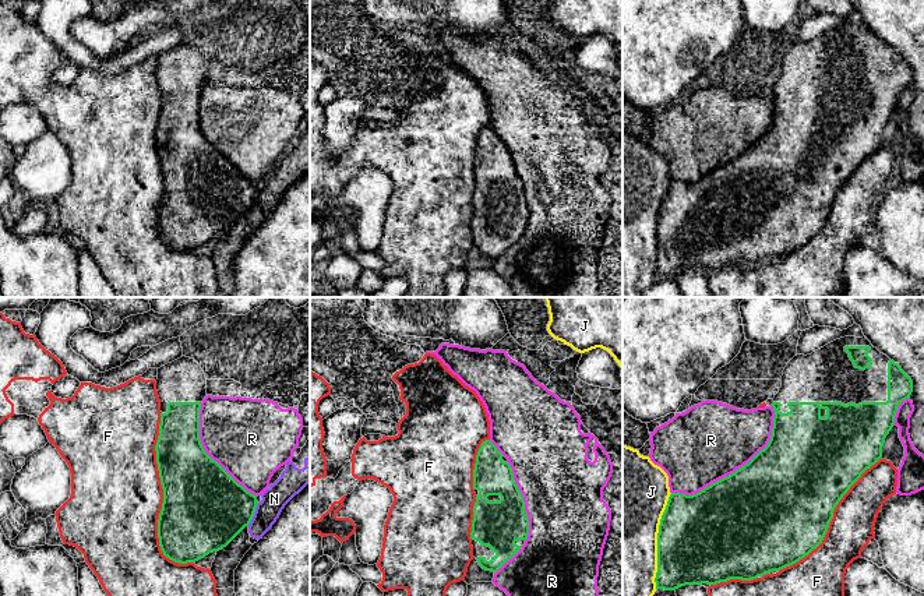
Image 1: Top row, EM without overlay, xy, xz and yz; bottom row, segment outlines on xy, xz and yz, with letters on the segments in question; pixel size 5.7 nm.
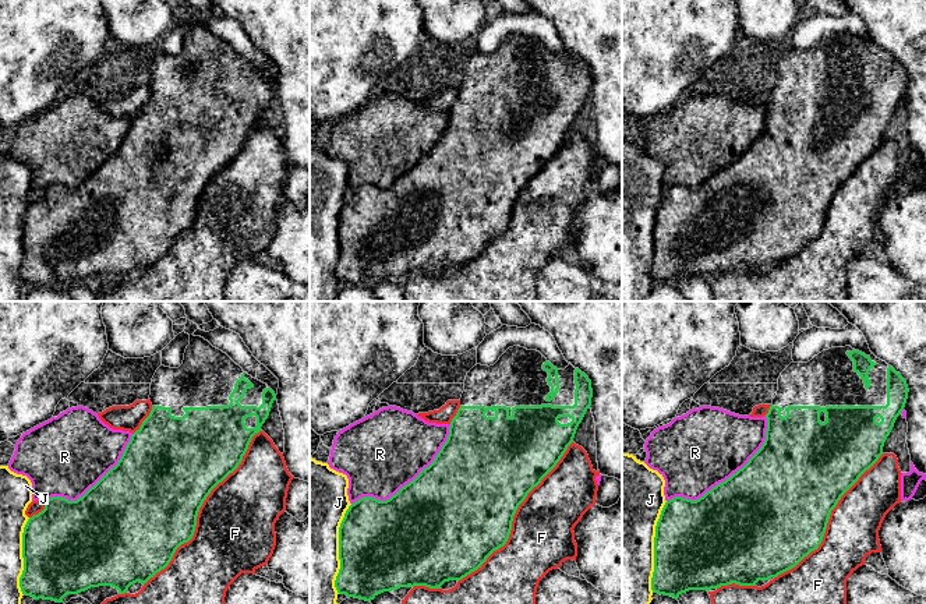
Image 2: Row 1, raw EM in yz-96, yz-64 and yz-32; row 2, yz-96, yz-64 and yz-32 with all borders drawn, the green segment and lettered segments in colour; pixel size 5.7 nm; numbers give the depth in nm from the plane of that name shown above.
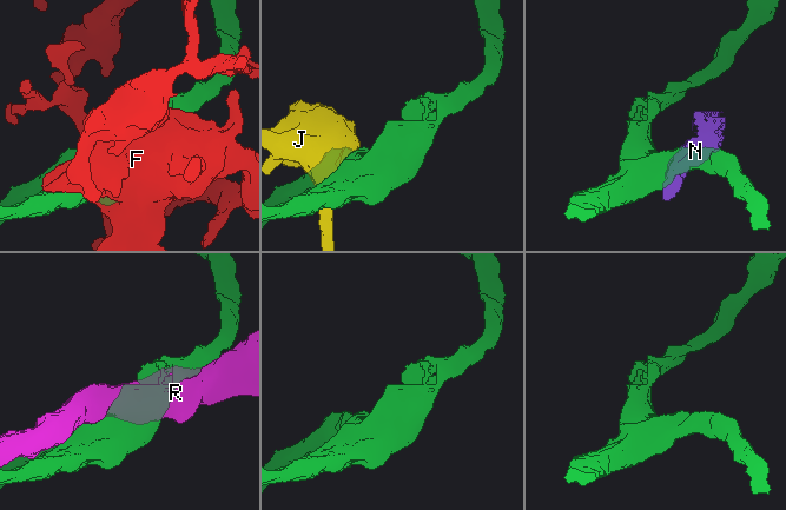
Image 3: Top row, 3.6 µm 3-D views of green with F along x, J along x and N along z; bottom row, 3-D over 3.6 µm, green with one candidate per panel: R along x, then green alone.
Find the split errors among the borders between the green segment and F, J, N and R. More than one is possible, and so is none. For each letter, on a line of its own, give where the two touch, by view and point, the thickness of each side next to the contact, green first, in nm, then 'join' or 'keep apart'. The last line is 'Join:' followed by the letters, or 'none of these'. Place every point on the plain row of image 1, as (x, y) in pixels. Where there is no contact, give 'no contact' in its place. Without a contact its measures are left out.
F: xy (164, 182) | 480/480 nm | keep apart
J: yz (658, 228) | 500/440 nm | keep apart
N: xy (253, 201) | 420/140 nm | keep apart
R: yz (740, 155) | 500/440 nm | keep apart
Join: none of these

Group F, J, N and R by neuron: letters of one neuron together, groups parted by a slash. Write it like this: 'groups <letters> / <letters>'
groups F / J / N / R

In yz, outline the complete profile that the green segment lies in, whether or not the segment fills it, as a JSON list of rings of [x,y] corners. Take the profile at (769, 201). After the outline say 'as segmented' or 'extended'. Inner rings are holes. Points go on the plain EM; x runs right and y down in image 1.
[[[844,24],[811,42],[794,43],[780,68],[772,91],[775,105],[768,133],[743,155],[699,180],[670,181],[657,221],[656,276],[676,278],[685,272],[716,272],[730,267],[752,268],[808,243],[822,230],[843,183],[882,145],[897,95],[913,80],[911,66],[865,24]]]; extended

